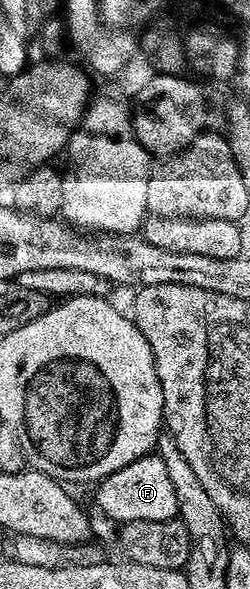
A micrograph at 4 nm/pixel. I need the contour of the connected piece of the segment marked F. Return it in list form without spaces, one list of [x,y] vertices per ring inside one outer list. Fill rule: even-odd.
[[[158,455],[139,458],[119,471],[107,475],[96,486],[97,505],[116,523],[131,520],[171,520],[178,516],[174,484],[167,475],[167,466]]]

